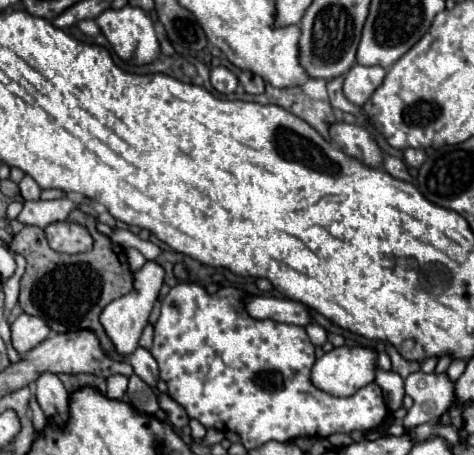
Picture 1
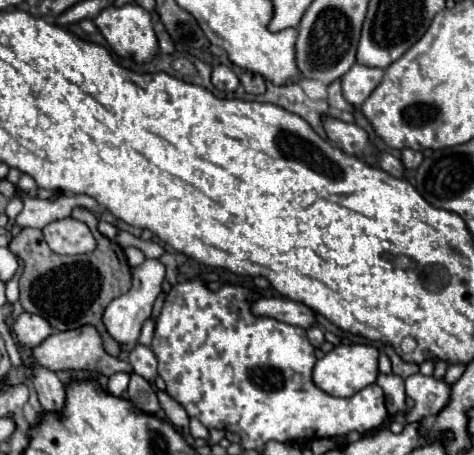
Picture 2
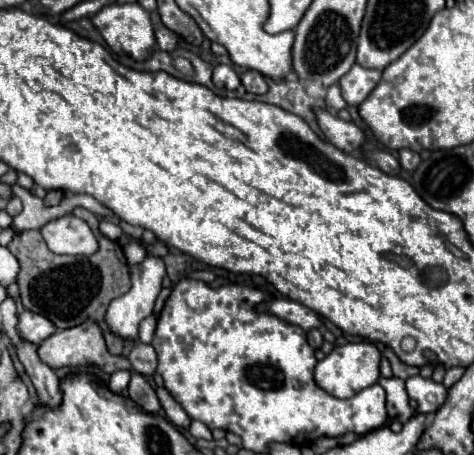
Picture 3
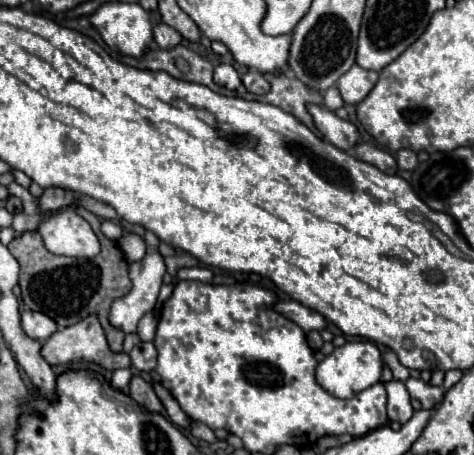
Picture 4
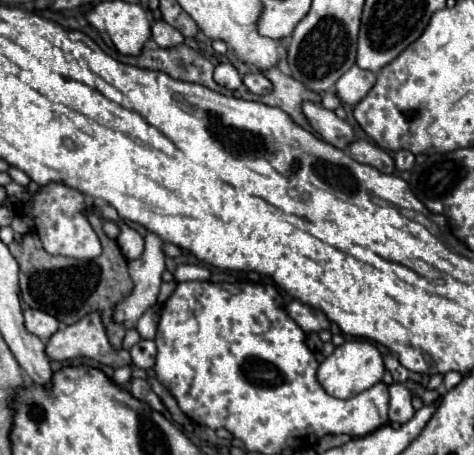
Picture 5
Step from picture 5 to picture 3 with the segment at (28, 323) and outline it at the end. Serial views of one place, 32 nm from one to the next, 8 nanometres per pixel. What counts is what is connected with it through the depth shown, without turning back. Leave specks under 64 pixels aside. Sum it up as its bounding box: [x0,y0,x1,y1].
[16,310,56,344]

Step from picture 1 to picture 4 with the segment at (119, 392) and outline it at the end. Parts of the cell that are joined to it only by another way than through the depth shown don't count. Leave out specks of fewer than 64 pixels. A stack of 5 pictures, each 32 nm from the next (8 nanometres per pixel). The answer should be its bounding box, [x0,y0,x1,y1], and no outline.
[110,368,132,390]

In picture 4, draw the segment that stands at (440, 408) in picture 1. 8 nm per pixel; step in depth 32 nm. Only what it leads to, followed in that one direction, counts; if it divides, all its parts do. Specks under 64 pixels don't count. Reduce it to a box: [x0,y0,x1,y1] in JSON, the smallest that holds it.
[406,378,444,410]

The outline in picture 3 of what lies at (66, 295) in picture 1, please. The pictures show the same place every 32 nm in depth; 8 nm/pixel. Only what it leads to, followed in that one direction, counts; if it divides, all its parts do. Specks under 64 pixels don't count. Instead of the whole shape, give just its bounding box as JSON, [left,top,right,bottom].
[8,208,130,354]

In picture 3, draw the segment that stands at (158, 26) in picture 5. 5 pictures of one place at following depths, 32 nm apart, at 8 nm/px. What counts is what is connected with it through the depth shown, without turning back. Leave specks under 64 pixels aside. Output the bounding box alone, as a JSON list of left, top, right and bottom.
[156,28,178,52]

